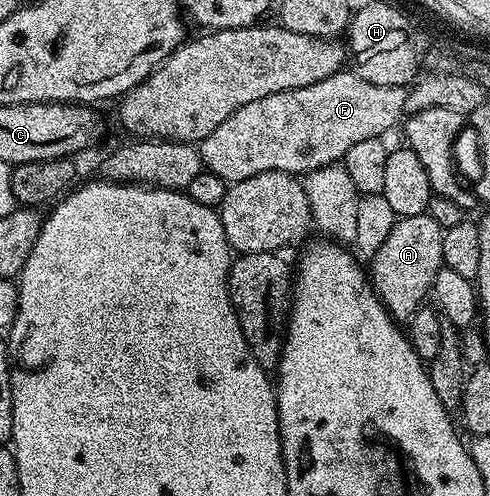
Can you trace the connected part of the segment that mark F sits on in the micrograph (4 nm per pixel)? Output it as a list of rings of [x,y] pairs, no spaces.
[[[341,69],[314,85],[270,93],[270,97],[258,97],[258,101],[250,101],[250,105],[242,105],[230,113],[230,117],[226,117],[226,121],[222,121],[214,133],[199,140],[201,164],[229,185],[263,171],[285,171],[288,175],[303,177],[314,169],[339,164],[347,151],[359,142],[379,140],[386,136],[384,134],[396,122],[396,126],[401,122],[408,92],[408,87],[370,85],[370,81],[362,81],[355,71]]]

